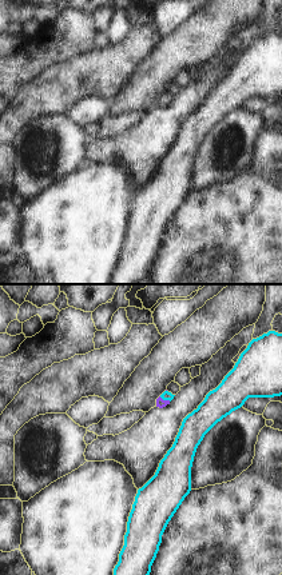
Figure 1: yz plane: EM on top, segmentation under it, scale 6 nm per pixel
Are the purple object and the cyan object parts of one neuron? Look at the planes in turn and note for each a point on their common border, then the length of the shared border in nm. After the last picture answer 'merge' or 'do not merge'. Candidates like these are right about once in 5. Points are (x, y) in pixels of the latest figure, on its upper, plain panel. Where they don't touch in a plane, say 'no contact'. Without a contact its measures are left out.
(165, 102) | 80 nm

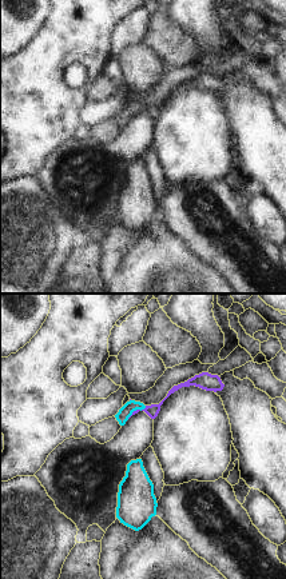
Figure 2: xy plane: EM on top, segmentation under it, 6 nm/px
(136, 111) | 140 nm

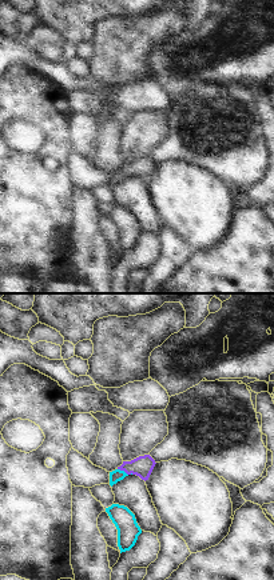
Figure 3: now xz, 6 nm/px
(123, 171) | 80 nm

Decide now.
merge

